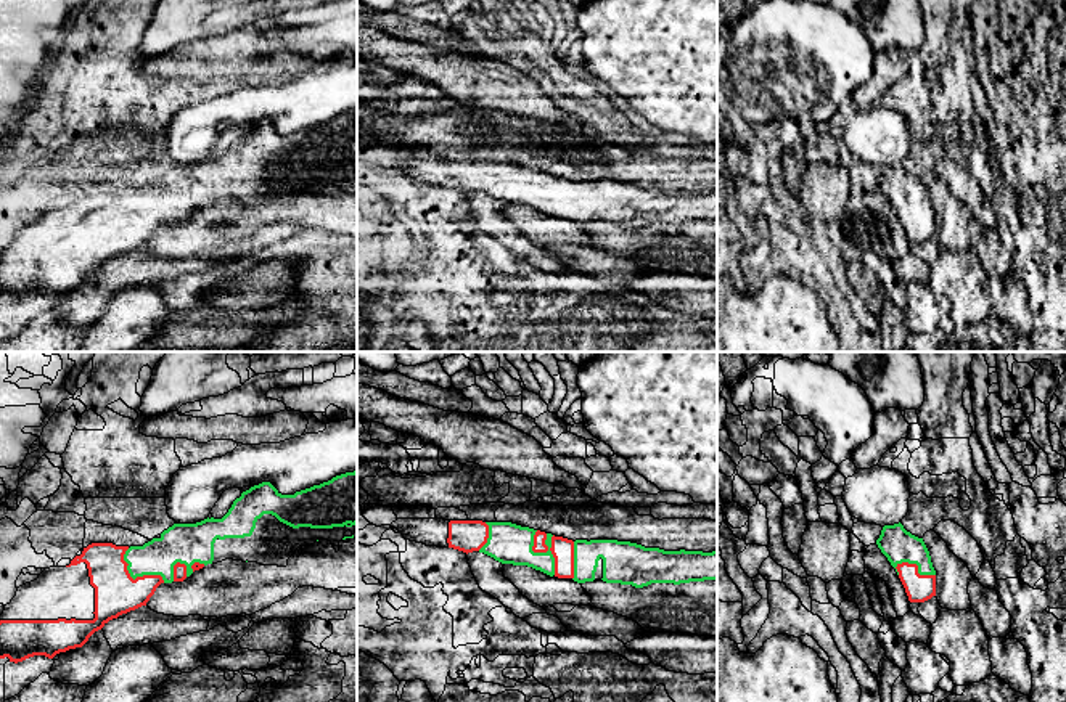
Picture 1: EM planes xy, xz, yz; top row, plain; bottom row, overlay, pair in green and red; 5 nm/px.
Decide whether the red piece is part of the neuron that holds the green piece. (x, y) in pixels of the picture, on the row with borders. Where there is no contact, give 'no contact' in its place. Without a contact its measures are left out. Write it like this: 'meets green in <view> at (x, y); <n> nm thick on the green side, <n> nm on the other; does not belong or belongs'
meets green in xz at (544, 553); 200 nm thick on the green side, 60 nm on the other; belongs

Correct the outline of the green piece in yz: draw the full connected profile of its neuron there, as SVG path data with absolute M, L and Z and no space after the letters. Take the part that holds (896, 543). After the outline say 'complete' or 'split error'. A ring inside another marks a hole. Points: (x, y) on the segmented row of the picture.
M899 522L884 525L876 545L896 569L910 602L936 596L936 570L923 538L912 535Z; split error

